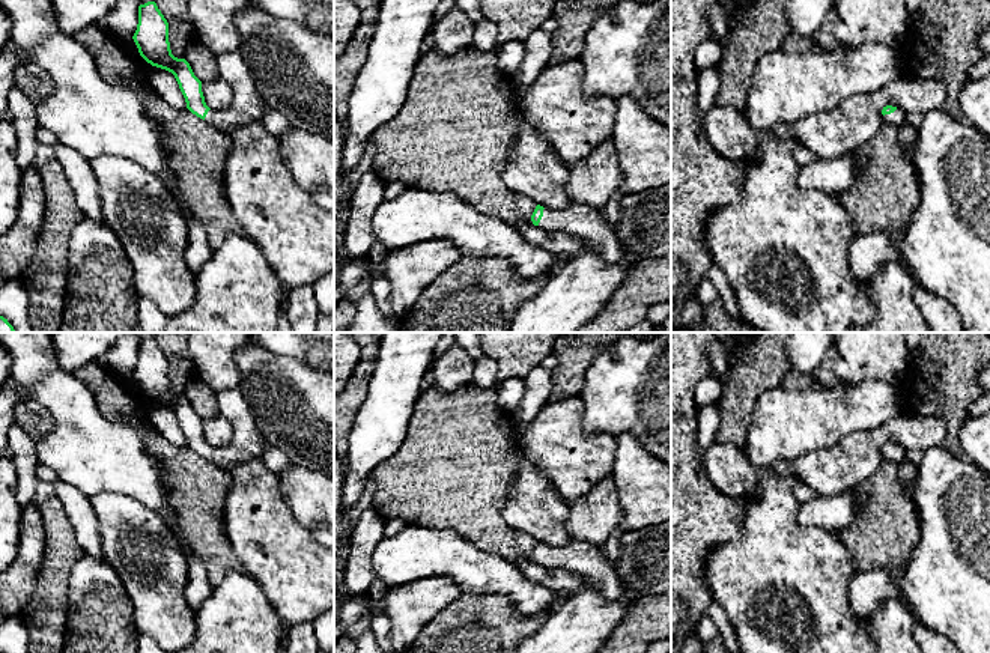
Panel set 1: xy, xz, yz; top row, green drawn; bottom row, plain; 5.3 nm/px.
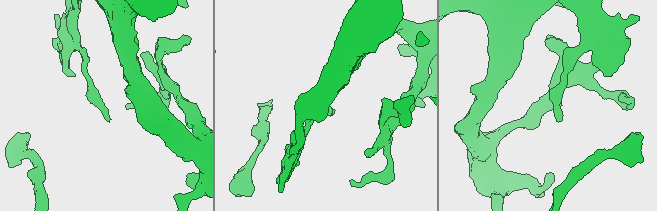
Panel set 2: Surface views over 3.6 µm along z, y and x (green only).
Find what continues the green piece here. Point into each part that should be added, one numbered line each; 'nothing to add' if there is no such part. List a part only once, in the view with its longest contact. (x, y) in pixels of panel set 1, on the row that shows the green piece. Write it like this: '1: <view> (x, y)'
1: xz (584, 221)

